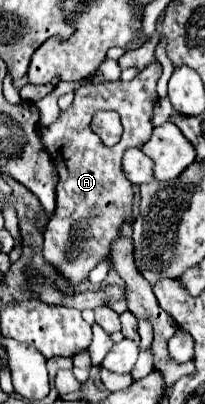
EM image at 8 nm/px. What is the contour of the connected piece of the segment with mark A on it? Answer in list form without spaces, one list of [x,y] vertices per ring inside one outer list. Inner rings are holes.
[[[151,62],[131,82],[117,80],[79,88],[73,104],[59,114],[57,122],[47,126],[41,138],[59,174],[55,212],[45,226],[43,258],[71,284],[71,288],[79,286],[97,264],[111,260],[111,244],[119,238],[123,224],[133,212],[133,184],[123,174],[121,160],[125,150],[139,148],[151,138],[155,128],[153,108],[159,100],[159,76],[161,64]],[[97,110],[115,110],[121,116],[123,136],[111,148],[89,128]]]

